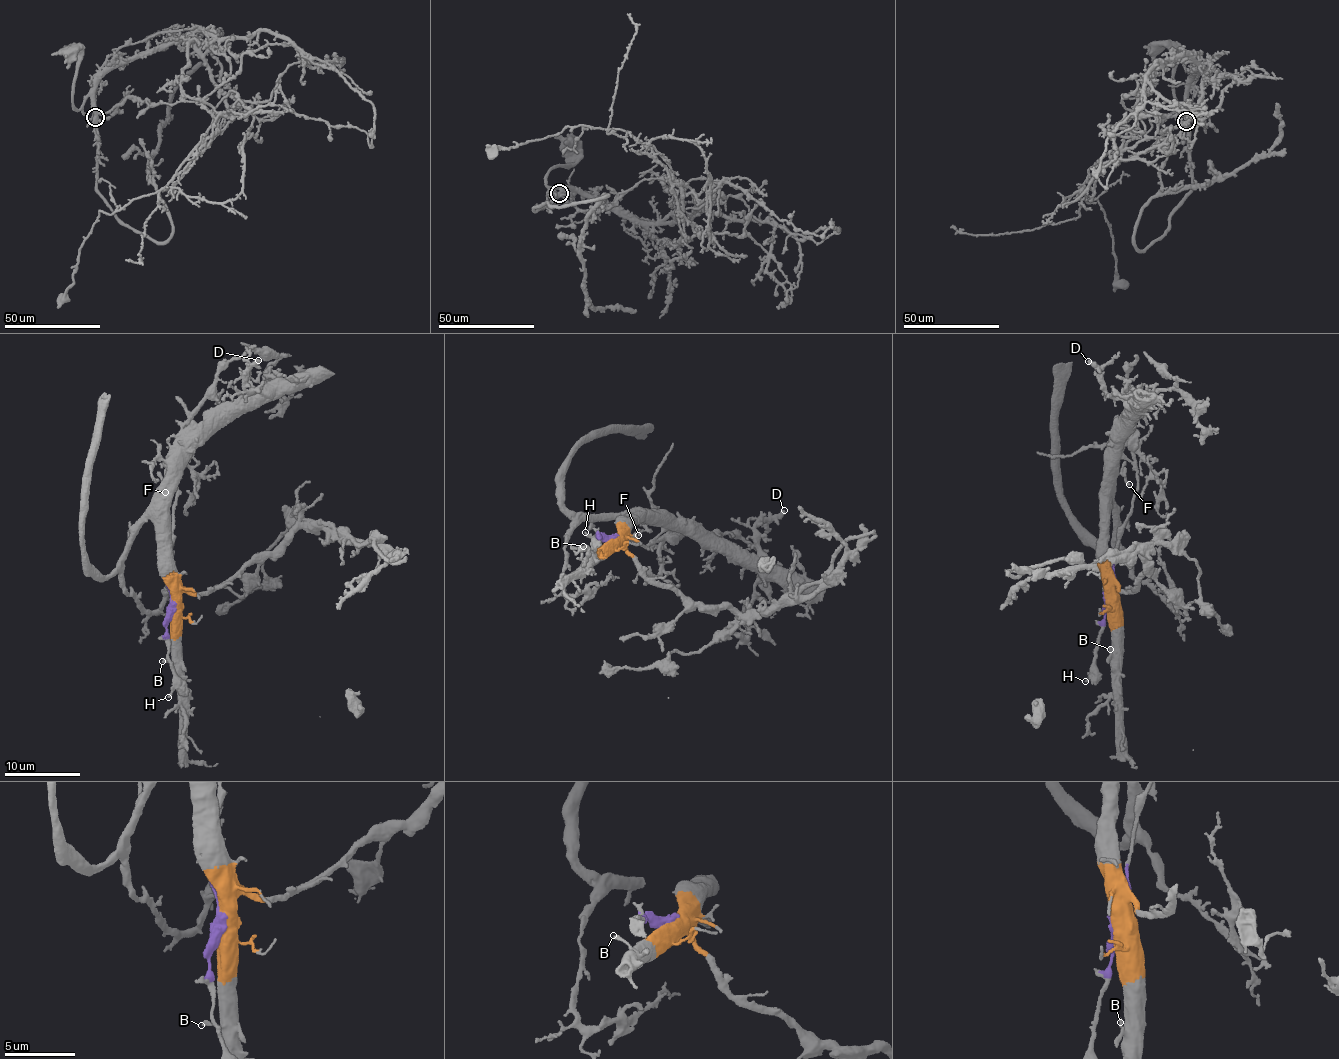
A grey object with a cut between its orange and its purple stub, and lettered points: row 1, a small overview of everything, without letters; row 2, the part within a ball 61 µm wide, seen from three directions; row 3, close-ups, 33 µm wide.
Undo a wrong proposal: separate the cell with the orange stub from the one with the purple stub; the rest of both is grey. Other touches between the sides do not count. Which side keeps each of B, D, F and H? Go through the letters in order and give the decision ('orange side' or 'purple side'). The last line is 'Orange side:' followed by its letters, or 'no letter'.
B: orange side
D: orange side
F: orange side
H: purple side
Orange side: B, D, F

